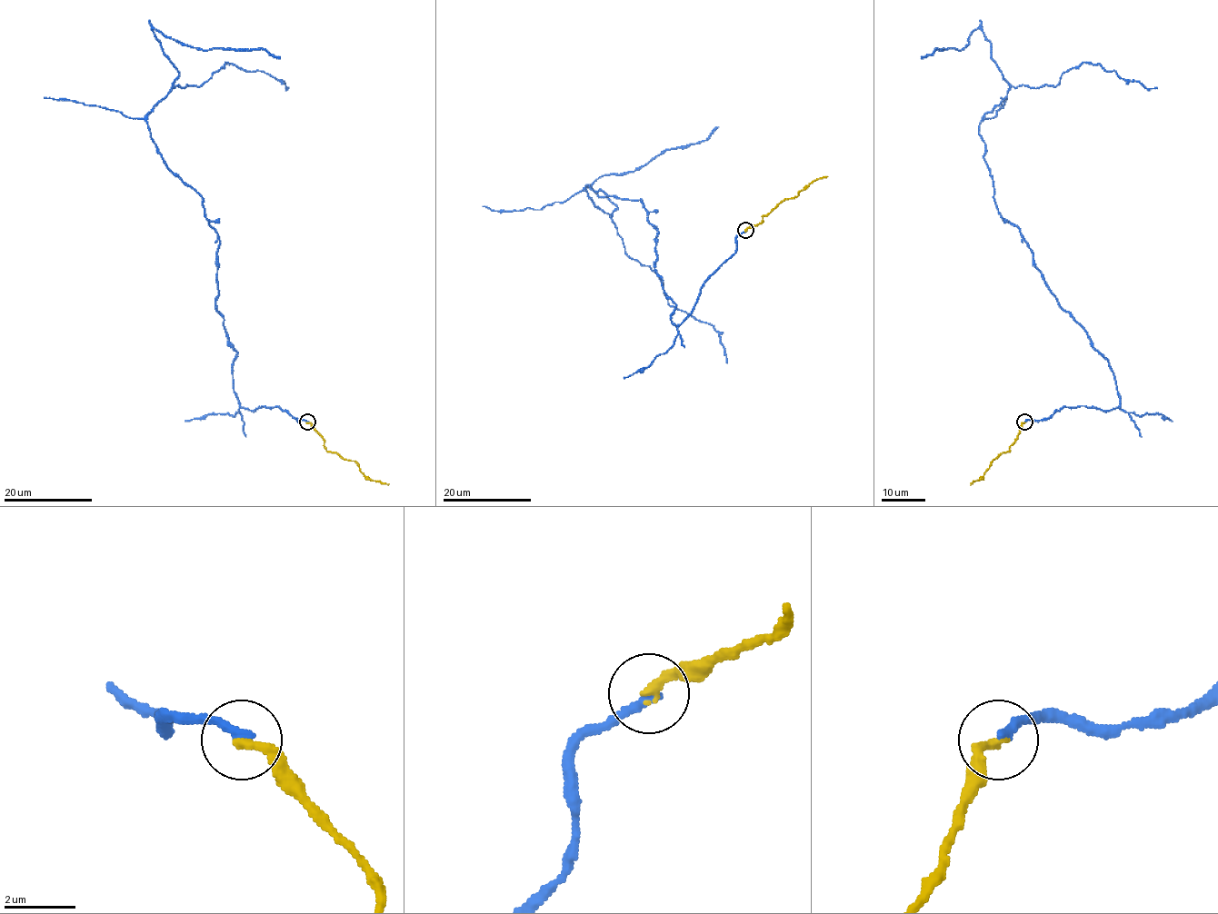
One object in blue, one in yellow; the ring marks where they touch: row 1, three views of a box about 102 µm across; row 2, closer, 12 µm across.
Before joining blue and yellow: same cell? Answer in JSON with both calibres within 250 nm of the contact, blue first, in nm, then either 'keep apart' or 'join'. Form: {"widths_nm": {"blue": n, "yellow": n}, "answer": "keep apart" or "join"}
{"widths_nm": {"blue": 280, "yellow": 280}, "answer": "join"}

